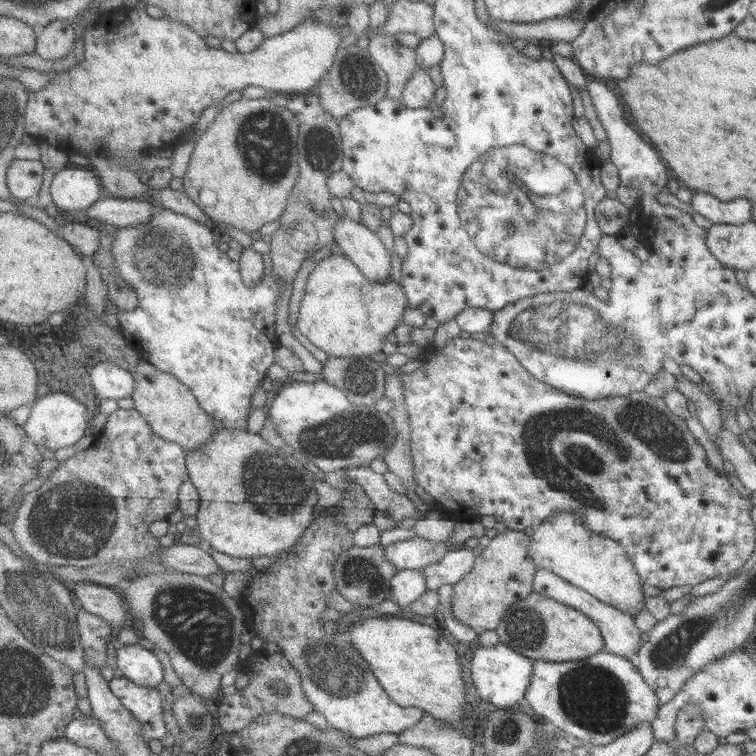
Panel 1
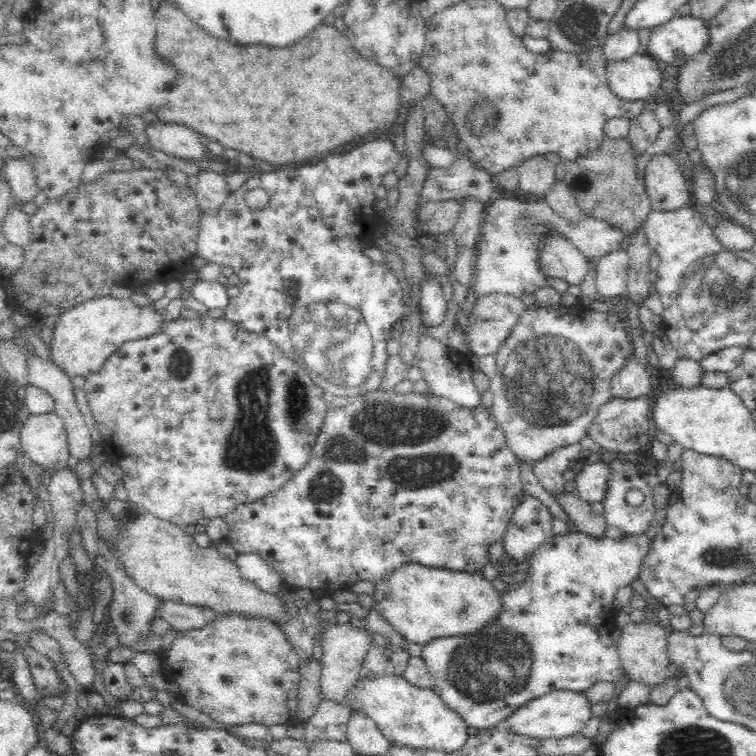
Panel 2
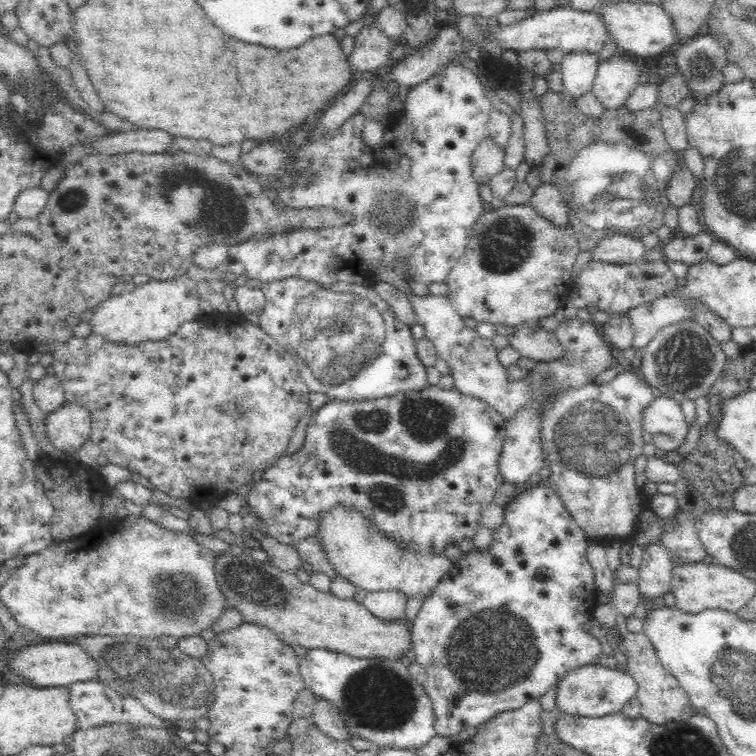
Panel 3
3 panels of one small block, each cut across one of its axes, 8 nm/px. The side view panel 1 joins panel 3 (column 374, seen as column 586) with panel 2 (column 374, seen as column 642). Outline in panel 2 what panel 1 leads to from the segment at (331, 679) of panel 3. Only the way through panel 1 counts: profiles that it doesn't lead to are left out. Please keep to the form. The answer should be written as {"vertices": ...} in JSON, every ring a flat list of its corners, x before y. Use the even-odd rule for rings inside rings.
{"vertices":[[386,673,381,677,370,677,369,679,361,676,357,682,358,684,350,690,345,704,351,710,363,710,392,744,454,753,468,742,469,726,465,723,465,720,455,710,448,708,431,688,412,686,403,676,392,675,391,673]]}

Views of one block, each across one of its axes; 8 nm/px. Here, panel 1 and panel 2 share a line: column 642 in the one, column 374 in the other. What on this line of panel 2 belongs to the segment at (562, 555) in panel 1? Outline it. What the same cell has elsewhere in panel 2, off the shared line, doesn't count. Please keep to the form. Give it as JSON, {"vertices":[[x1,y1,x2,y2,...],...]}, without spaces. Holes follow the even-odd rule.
{"vertices":[[403,564,375,584,373,606,407,642,423,646,435,638,462,636,481,631,498,618,501,593,481,573]]}

